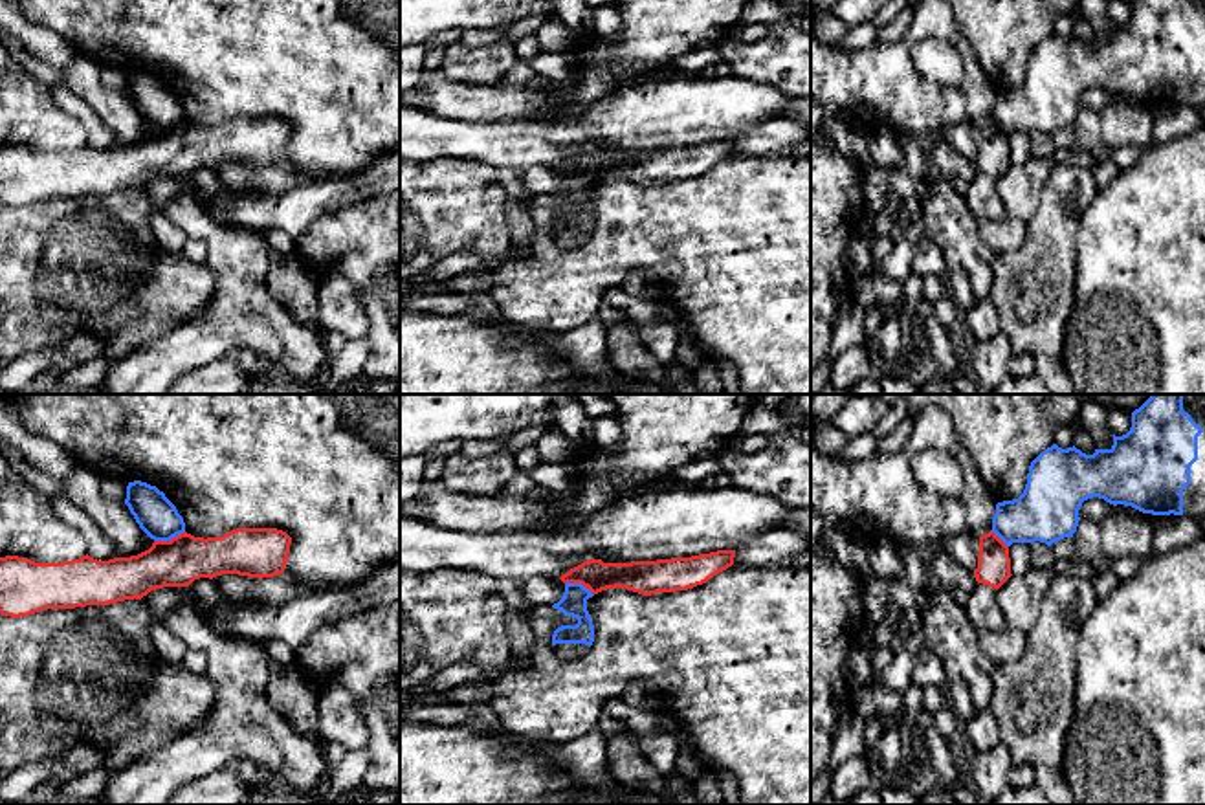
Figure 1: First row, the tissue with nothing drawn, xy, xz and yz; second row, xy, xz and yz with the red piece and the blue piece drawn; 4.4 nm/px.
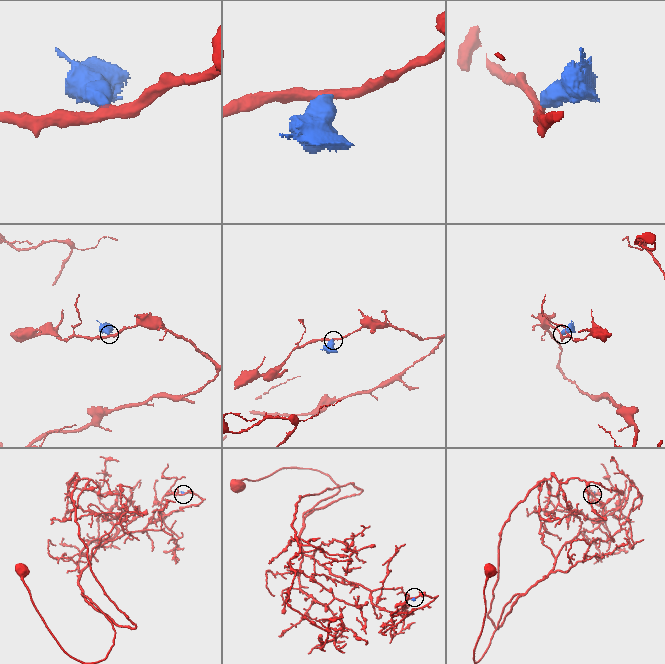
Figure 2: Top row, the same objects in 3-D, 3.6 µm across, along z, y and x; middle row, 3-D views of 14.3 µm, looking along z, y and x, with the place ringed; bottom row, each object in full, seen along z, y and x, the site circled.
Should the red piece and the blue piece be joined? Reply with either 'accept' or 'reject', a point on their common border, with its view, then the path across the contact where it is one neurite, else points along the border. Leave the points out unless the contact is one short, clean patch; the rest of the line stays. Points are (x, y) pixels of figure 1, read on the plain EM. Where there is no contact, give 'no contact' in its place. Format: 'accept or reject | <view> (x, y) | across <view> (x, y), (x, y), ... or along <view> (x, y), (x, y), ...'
reject | xy (171, 129) | along xy (184, 120), (169, 129), (154, 131)

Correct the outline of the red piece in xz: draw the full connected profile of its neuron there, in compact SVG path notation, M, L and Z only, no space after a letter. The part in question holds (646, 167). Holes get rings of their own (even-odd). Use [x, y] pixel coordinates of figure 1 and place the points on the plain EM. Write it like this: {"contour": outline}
{"contour": "M717 139L691 147L657 150L603 152L589 149L570 158L559 169L581 172L592 183L607 178L627 178L644 185L688 180L706 172L734 154L735 139Z"}

